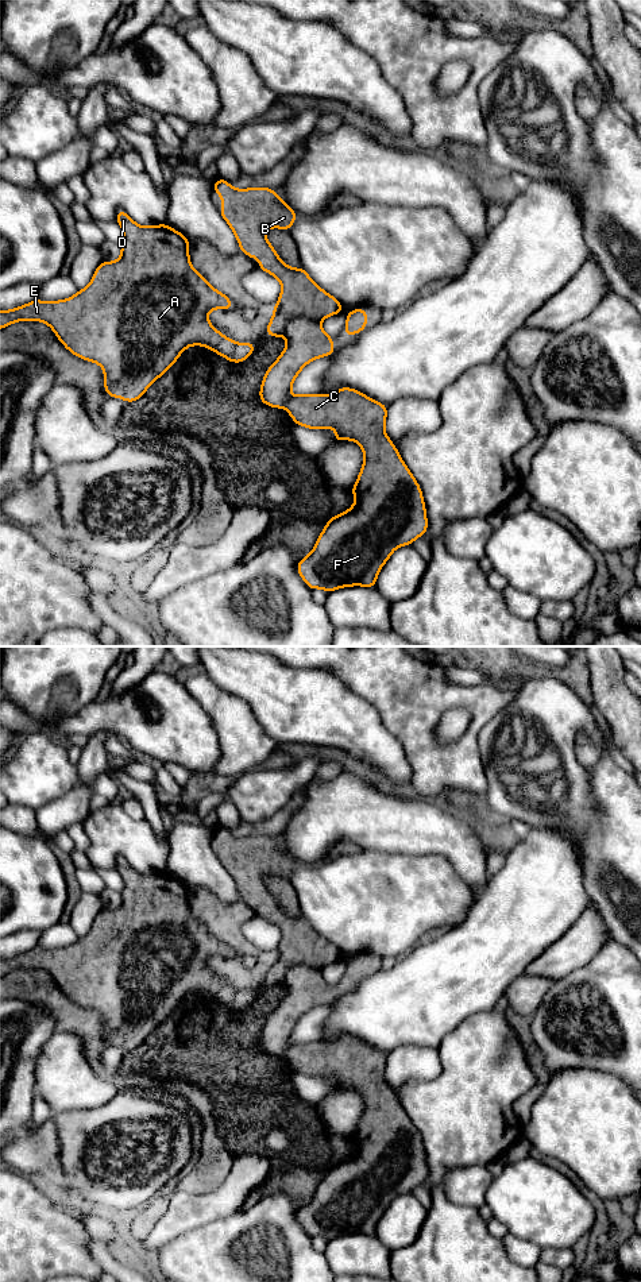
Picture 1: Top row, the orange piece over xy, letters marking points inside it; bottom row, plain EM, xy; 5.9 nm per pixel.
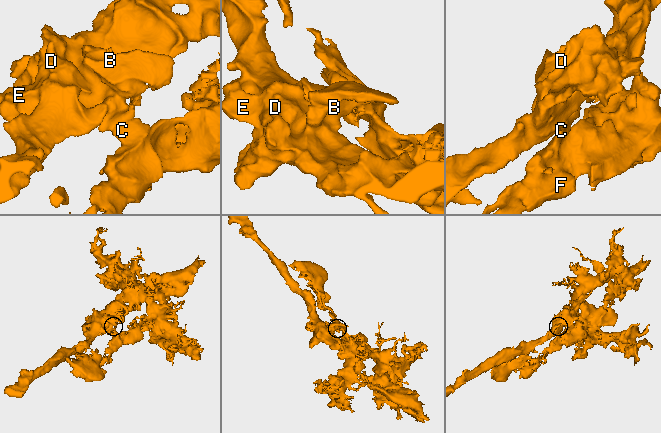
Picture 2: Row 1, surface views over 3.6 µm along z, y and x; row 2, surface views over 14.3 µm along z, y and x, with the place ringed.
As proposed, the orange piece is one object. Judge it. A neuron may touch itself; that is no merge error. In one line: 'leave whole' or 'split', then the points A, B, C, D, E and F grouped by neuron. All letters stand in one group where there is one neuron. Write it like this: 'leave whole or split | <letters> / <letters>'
split | A B D E / C F

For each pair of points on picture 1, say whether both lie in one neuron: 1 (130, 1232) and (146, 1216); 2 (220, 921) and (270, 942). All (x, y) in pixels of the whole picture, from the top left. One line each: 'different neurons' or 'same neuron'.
1: same neuron
2: different neurons

